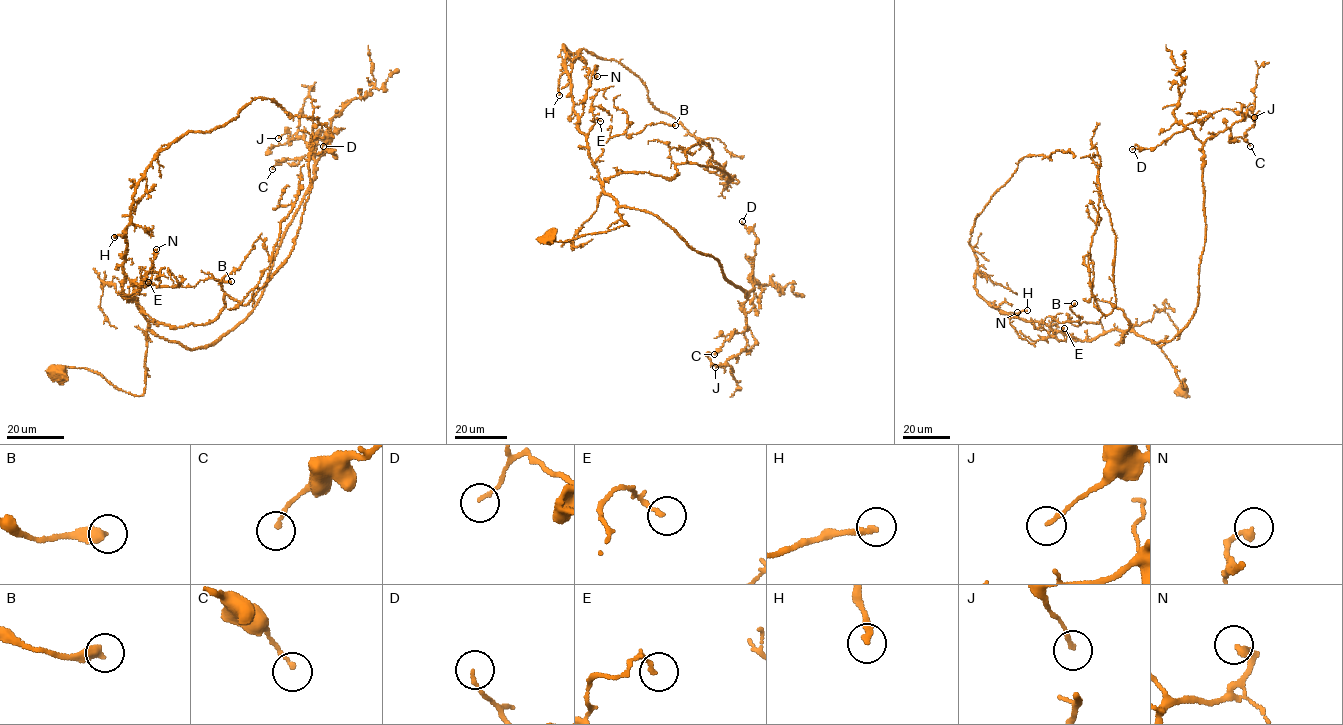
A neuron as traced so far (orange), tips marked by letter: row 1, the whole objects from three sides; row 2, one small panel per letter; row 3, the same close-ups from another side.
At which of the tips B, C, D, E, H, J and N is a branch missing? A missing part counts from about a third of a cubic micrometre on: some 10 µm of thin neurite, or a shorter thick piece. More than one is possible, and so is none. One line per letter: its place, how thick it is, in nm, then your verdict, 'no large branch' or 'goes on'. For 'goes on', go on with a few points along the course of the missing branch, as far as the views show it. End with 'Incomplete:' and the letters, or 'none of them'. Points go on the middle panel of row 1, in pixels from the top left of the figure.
B: place (675, 125); calibre 440 nm; no large branch
C: place (714, 354); calibre 160 nm; no large branch
D: place (742, 221); calibre 110 nm; no large branch
E: place (600, 121); calibre 150 nm; no large branch
H: place (559, 95); calibre 240 nm; no large branch
J: place (715, 367); calibre 160 nm; no large branch
N: place (597, 76); calibre 260 nm; no large branch
Incomplete: none of them

